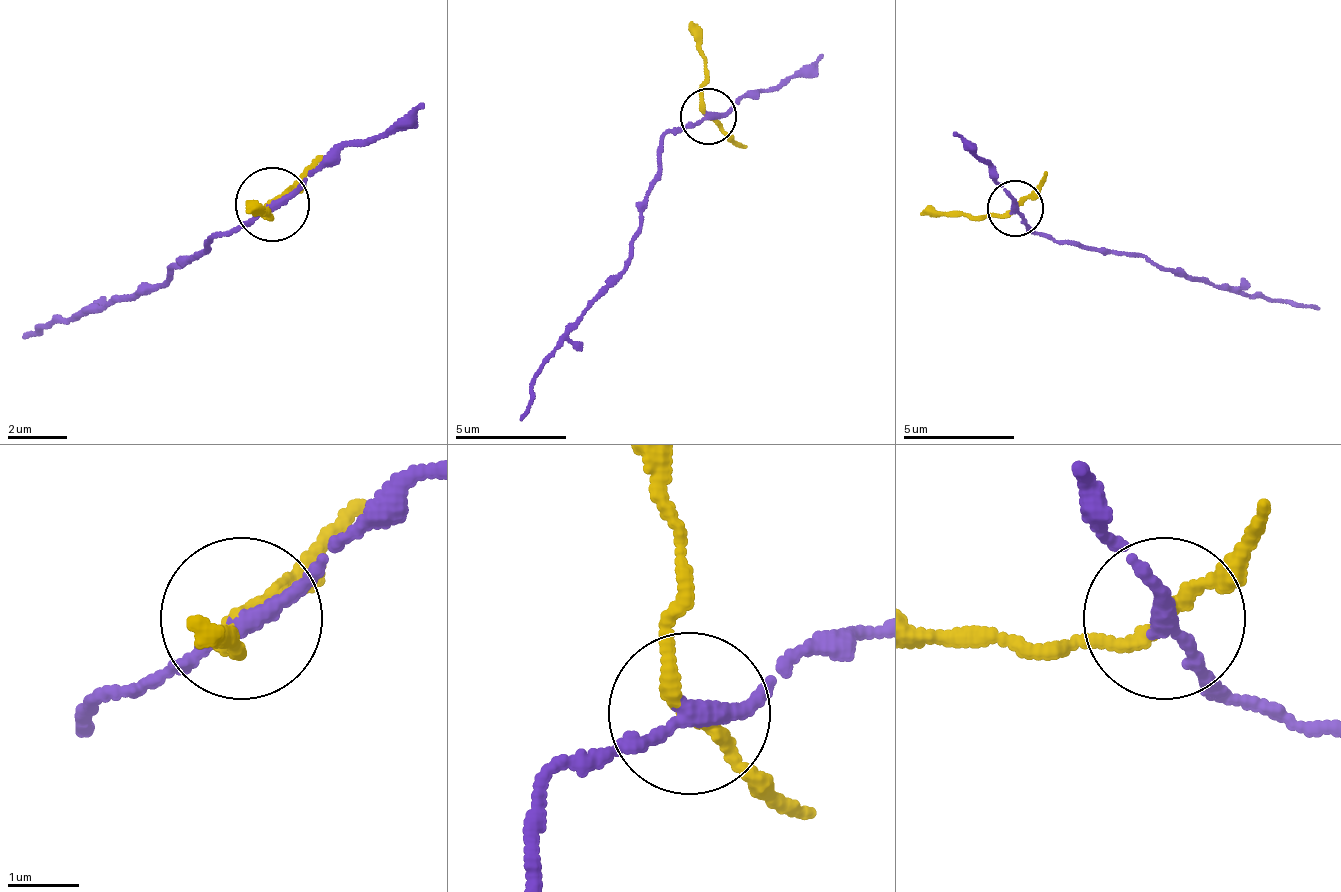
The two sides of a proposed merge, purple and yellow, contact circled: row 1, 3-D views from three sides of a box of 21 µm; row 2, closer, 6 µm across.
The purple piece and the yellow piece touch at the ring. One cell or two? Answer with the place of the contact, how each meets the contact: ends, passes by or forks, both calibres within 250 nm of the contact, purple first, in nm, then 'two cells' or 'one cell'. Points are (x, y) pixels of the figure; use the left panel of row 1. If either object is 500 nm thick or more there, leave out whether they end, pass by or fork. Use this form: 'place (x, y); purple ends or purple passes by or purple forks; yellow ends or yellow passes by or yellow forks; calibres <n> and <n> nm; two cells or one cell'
place (272, 204); purple passes by; yellow passes by; calibres 220 and 180 nm; two cells

